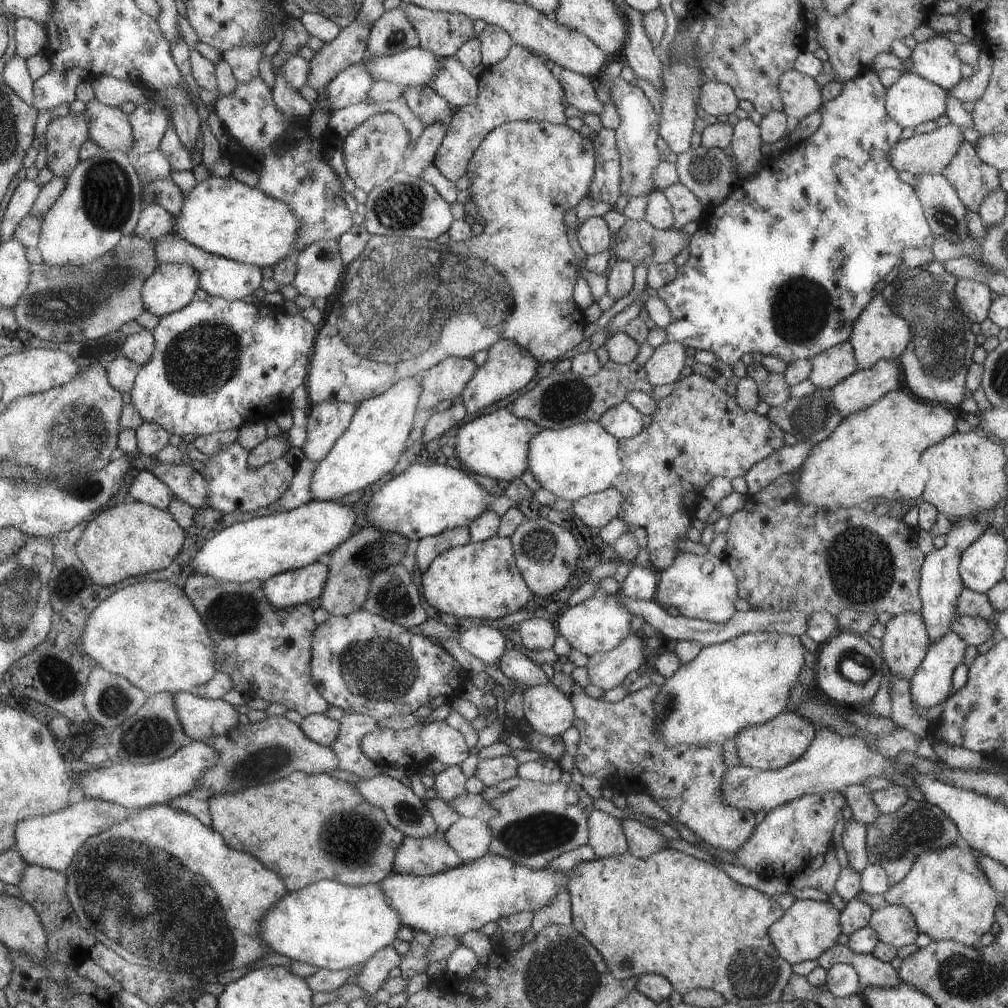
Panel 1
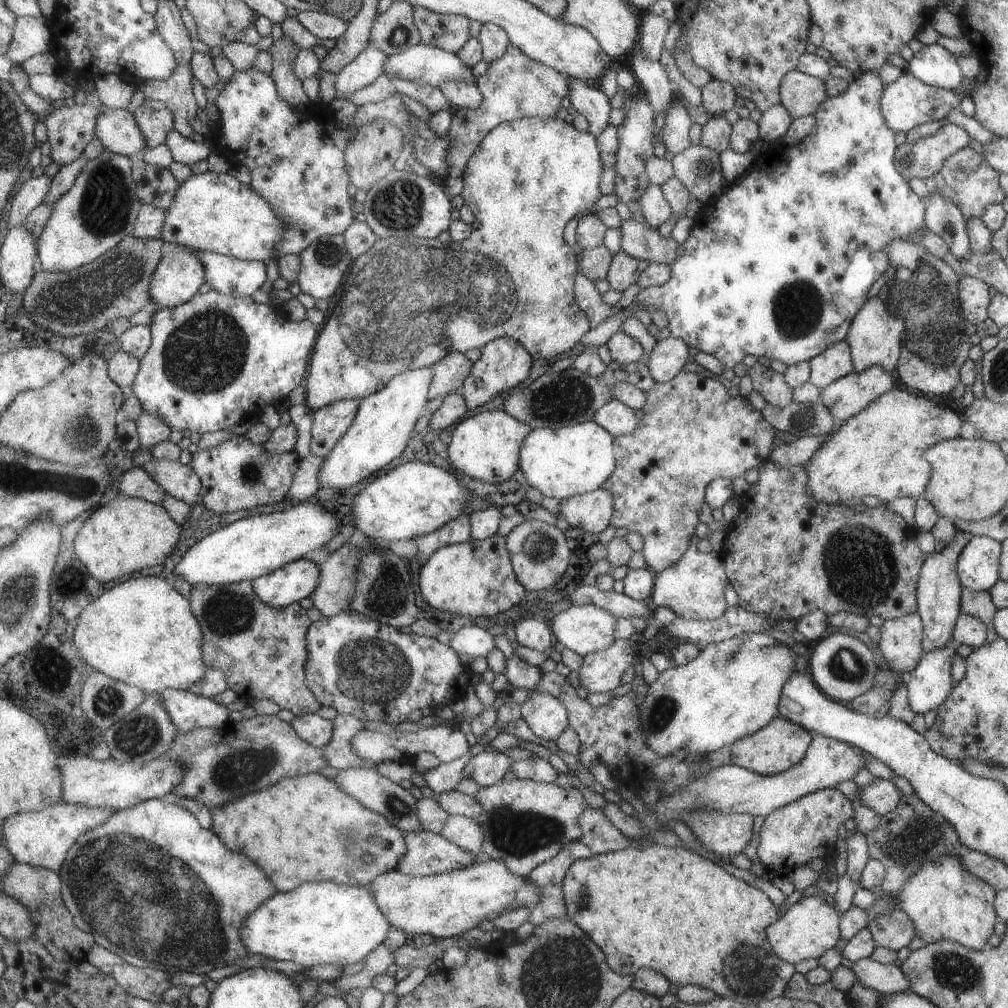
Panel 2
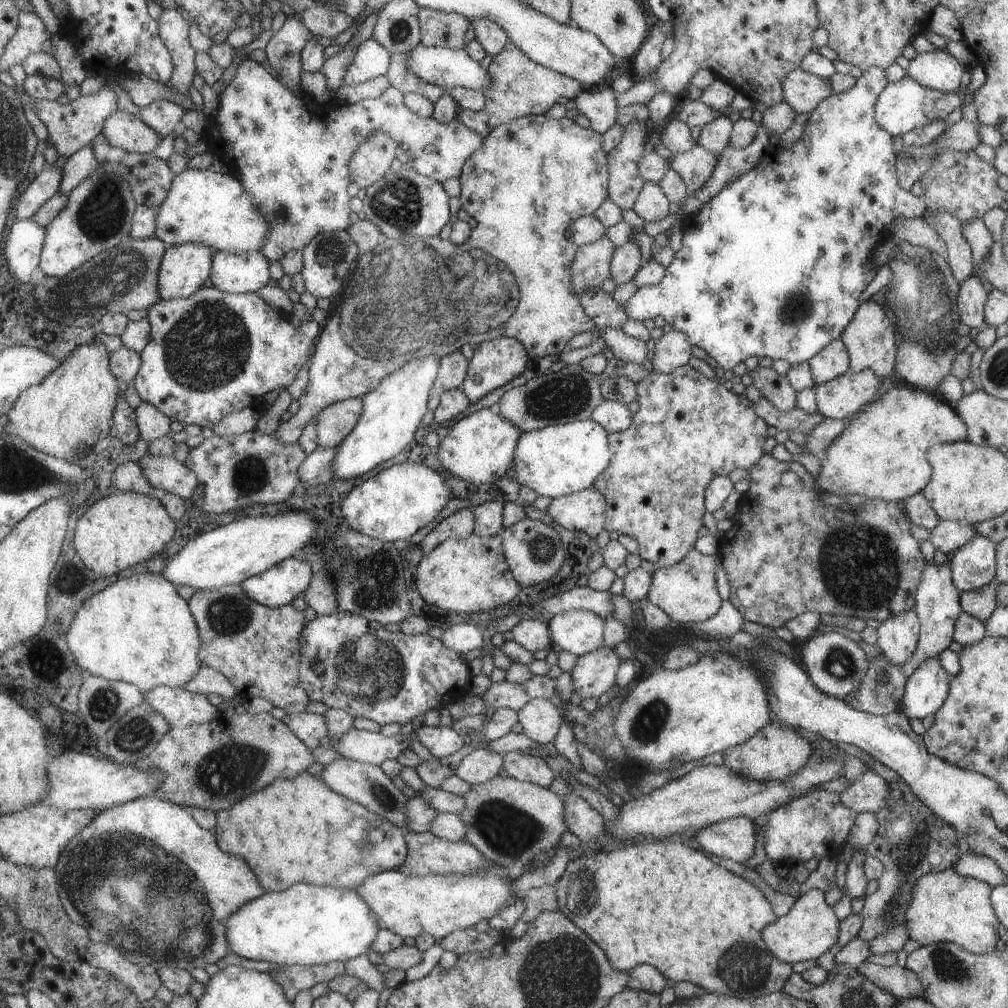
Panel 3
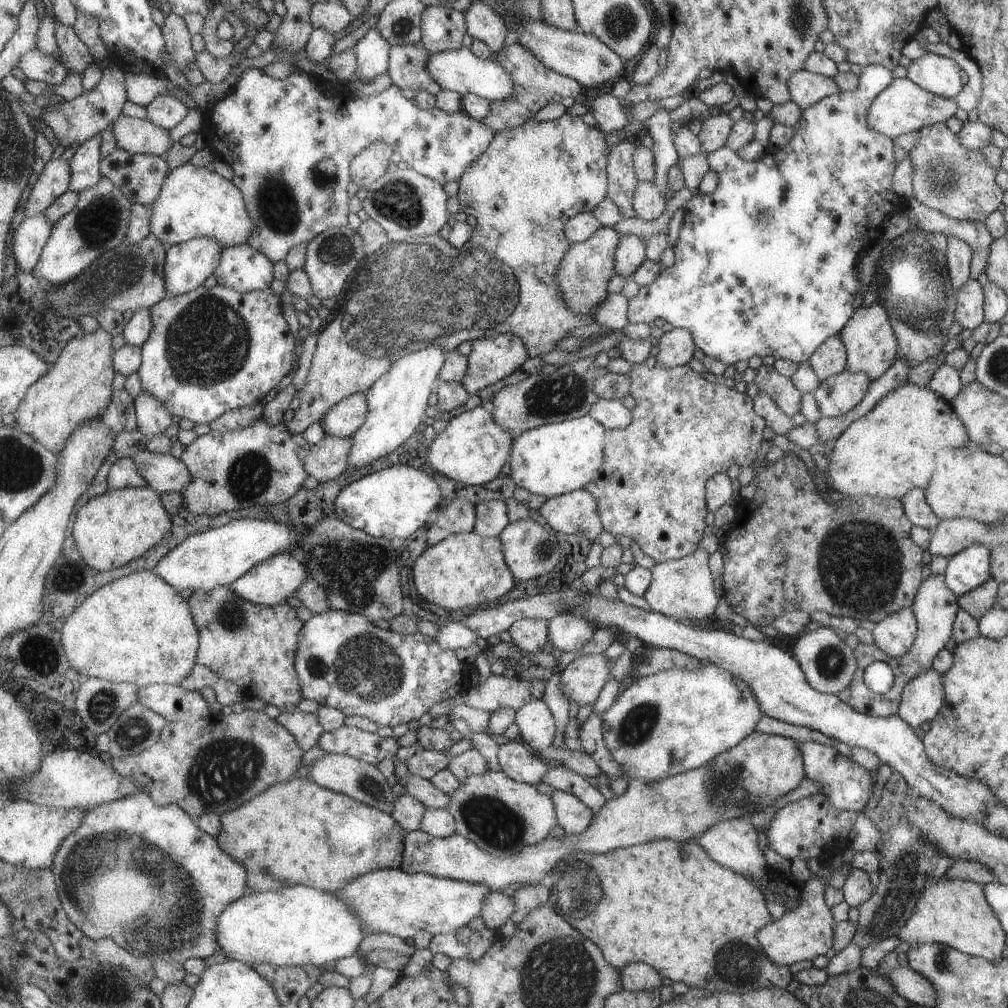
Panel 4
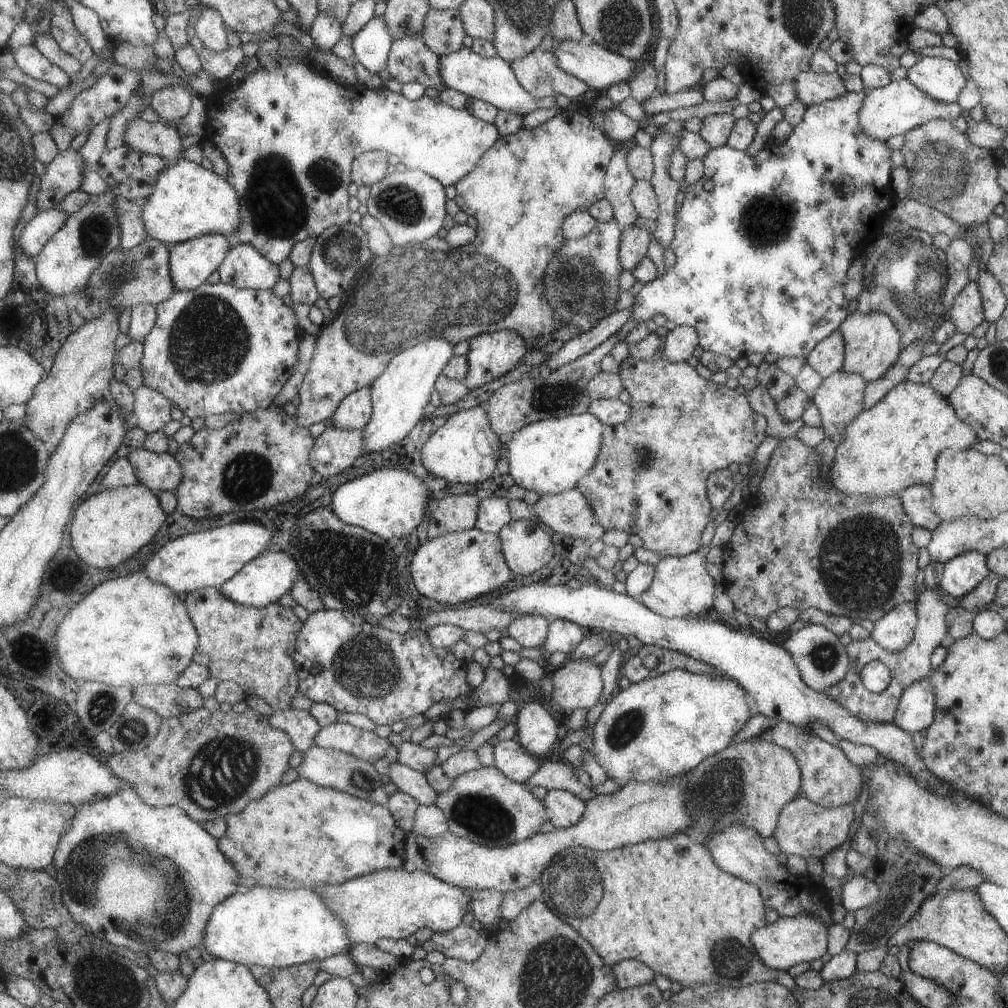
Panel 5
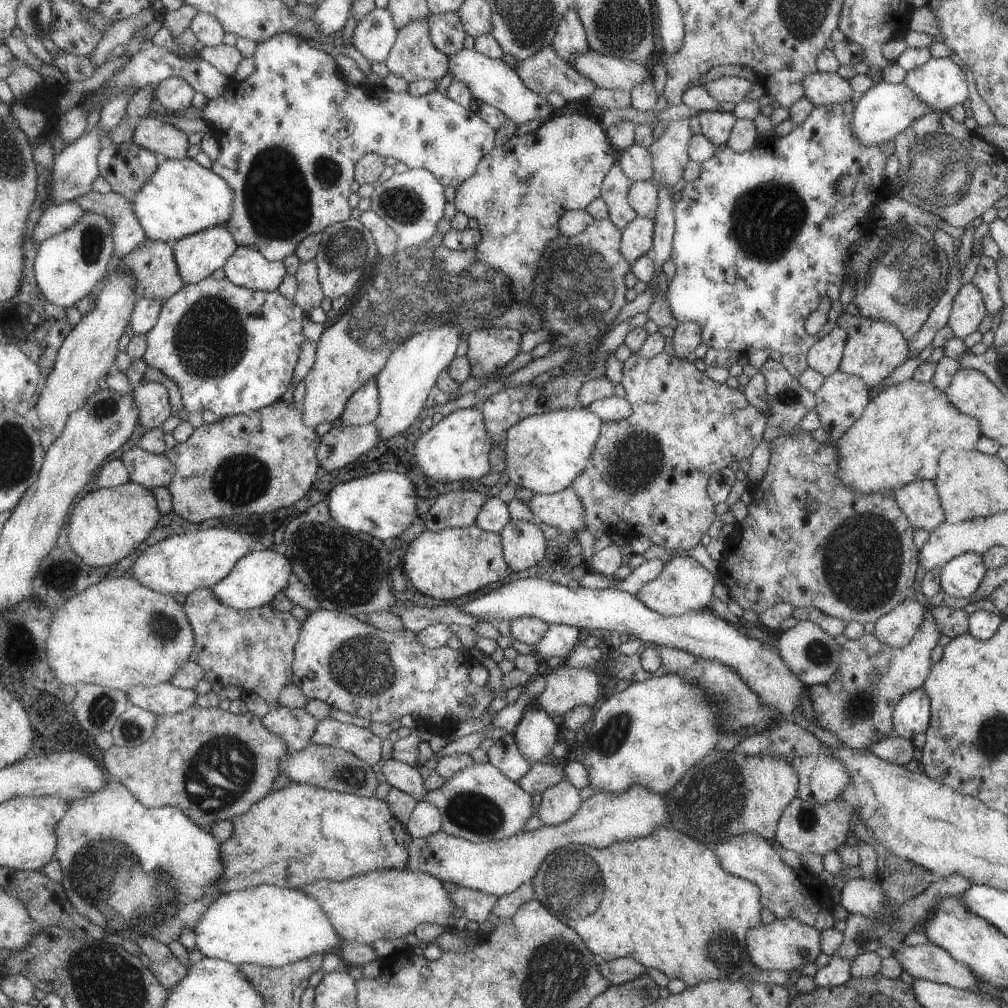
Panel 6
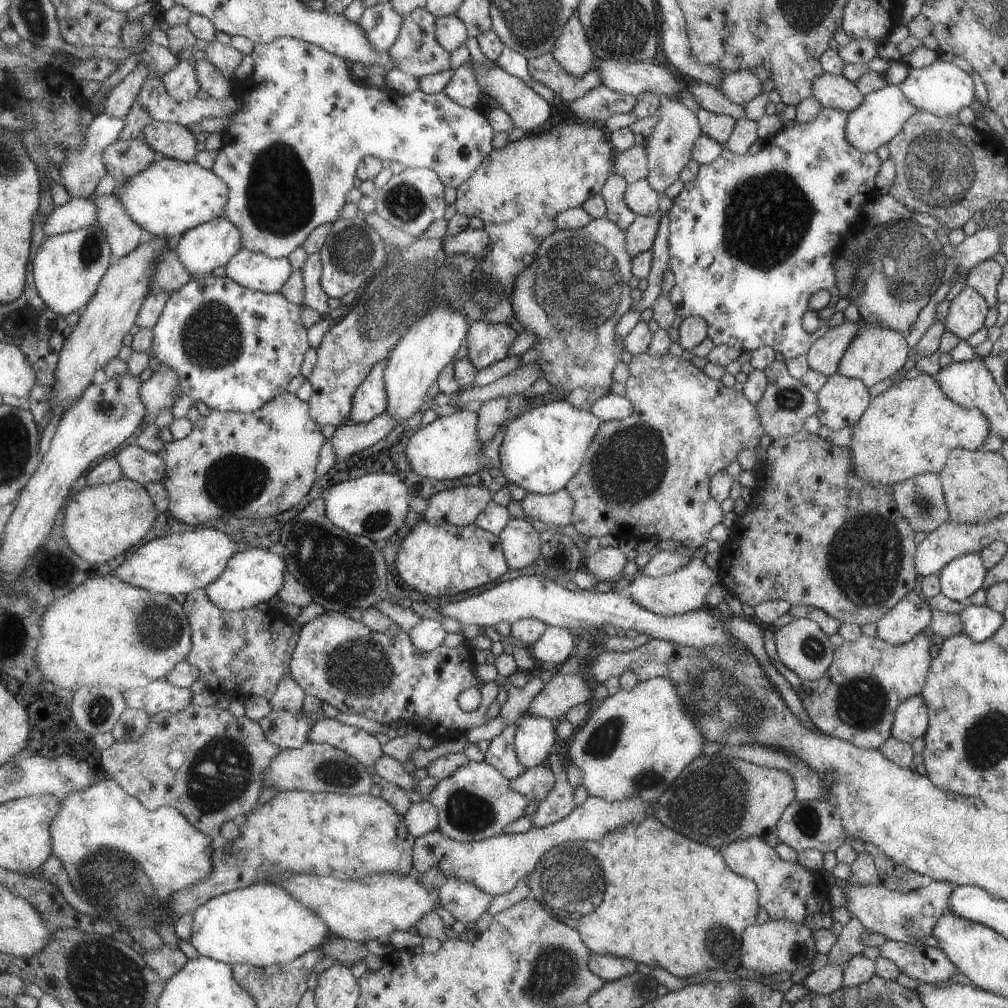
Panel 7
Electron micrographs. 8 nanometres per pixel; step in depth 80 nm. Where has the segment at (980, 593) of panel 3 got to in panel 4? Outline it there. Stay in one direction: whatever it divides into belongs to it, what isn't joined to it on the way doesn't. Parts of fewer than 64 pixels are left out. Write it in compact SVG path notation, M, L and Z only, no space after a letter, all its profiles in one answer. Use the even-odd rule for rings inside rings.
M993 577L975 587L973 591L957 597L958 607L968 612L975 620L985 615L997 602L998 581Z

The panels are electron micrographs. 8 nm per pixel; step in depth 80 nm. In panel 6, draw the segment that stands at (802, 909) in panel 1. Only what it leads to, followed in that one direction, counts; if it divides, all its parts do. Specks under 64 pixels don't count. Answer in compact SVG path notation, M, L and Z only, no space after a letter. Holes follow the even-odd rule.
M774 919L769 924L750 928L746 932L746 949L750 961L759 970L782 970L790 972L823 956L821 931L795 919Z

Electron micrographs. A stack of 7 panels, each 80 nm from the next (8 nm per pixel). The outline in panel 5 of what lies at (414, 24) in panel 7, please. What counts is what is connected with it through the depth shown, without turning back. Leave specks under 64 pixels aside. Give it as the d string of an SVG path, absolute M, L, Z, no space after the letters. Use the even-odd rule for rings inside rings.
M422 32L406 35L392 46L387 69L401 84L419 82L426 88L443 90L440 58L427 46Z

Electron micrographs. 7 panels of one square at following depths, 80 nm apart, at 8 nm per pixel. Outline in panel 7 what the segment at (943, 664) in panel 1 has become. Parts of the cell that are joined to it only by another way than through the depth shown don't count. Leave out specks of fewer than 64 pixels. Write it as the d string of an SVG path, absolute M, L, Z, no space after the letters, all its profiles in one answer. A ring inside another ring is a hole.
M915 695L898 704L894 712L893 728L890 736L899 742L912 743L915 738L923 737L927 726L928 708L922 696Z

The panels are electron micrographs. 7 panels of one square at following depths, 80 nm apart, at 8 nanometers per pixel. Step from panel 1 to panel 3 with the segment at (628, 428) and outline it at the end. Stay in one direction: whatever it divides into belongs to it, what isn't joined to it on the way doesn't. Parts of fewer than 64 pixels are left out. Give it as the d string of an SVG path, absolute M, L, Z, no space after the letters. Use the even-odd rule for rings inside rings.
M602 400L590 414L590 419L602 425L608 433L618 433L632 423L632 414L627 409L627 405L612 401Z

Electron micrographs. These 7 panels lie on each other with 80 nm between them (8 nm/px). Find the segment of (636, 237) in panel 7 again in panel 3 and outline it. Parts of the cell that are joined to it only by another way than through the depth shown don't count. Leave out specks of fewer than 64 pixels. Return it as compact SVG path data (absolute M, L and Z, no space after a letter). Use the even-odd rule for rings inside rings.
M633 240L615 247L614 258L611 259L610 279L617 285L631 282L640 270L641 252Z

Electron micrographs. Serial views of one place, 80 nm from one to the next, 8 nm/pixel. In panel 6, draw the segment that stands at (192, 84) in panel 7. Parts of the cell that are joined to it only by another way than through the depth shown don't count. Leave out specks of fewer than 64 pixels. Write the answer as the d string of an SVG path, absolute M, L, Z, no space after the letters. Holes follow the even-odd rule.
M169 77L156 88L156 98L171 113L186 111L195 98L196 90L184 78Z

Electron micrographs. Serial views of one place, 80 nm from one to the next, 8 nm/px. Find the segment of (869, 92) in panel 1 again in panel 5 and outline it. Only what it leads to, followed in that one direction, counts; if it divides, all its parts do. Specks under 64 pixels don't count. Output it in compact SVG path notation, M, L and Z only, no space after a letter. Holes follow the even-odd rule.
M881 65L862 66L860 77L863 88L859 92L846 92L841 96L826 100L806 107L801 120L792 128L788 137L781 142L770 140L759 152L753 156L747 156L743 151L736 151L729 146L721 145L710 149L703 156L702 163L704 173L684 190L684 198L674 216L674 233L669 244L675 262L670 269L662 275L656 276L647 286L643 286L633 297L631 312L628 320L633 322L647 322L654 314L662 314L666 320L671 320L676 326L685 325L695 329L698 333L698 345L703 351L718 354L732 361L746 357L752 352L761 354L775 354L778 357L803 357L813 350L815 346L846 320L847 300L843 296L845 286L845 272L849 268L849 262L855 256L855 250L859 246L870 243L873 236L875 218L879 212L885 212L891 204L891 188L889 188L889 172L891 172L891 160L889 160L889 148L881 140L873 139L864 133L859 124L859 112L862 108L864 97L868 91L885 86L891 82L891 74ZM709 180L711 190L705 190L703 184ZM889 188L889 192L887 192Z

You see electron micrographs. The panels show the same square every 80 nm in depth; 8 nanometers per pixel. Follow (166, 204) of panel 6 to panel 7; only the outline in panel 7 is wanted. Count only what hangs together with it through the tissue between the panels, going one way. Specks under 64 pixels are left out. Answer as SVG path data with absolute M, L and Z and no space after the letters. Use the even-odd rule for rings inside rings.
M160 156L146 171L129 180L131 184L121 185L115 194L121 197L127 212L149 236L168 237L171 241L181 238L186 232L213 219L224 216L227 203L230 202L230 188L212 168L203 168L201 164Z

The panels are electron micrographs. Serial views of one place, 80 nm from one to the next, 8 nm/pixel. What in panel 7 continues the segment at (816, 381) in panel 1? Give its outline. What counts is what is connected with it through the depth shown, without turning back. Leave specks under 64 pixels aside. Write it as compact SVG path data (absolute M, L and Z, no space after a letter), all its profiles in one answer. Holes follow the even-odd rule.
M844 320L840 324L831 325L826 334L815 339L814 344L806 352L808 368L827 376L835 374L843 351L857 331L858 322Z

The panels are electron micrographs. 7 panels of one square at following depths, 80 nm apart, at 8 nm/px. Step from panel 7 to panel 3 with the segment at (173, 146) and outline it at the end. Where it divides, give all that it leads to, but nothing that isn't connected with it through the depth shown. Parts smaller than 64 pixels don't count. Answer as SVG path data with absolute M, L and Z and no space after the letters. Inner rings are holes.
M121 109L107 118L103 134L109 139L115 152L150 154L163 139L140 116Z

